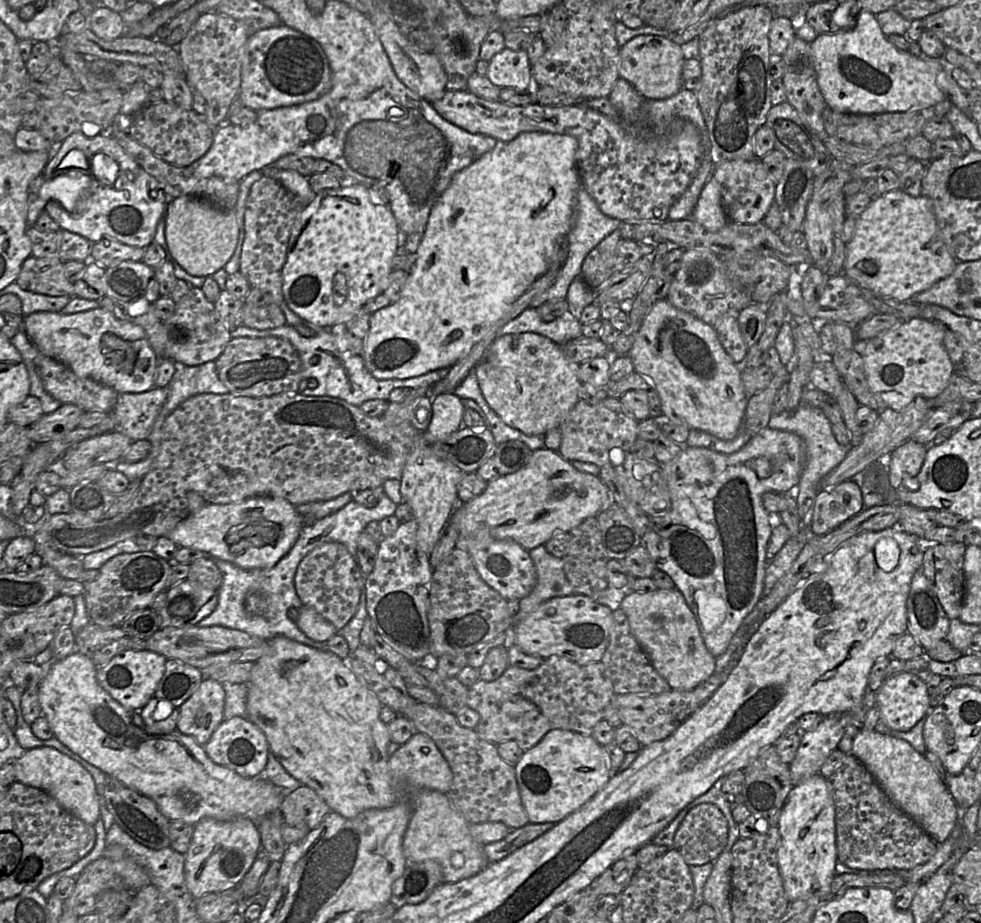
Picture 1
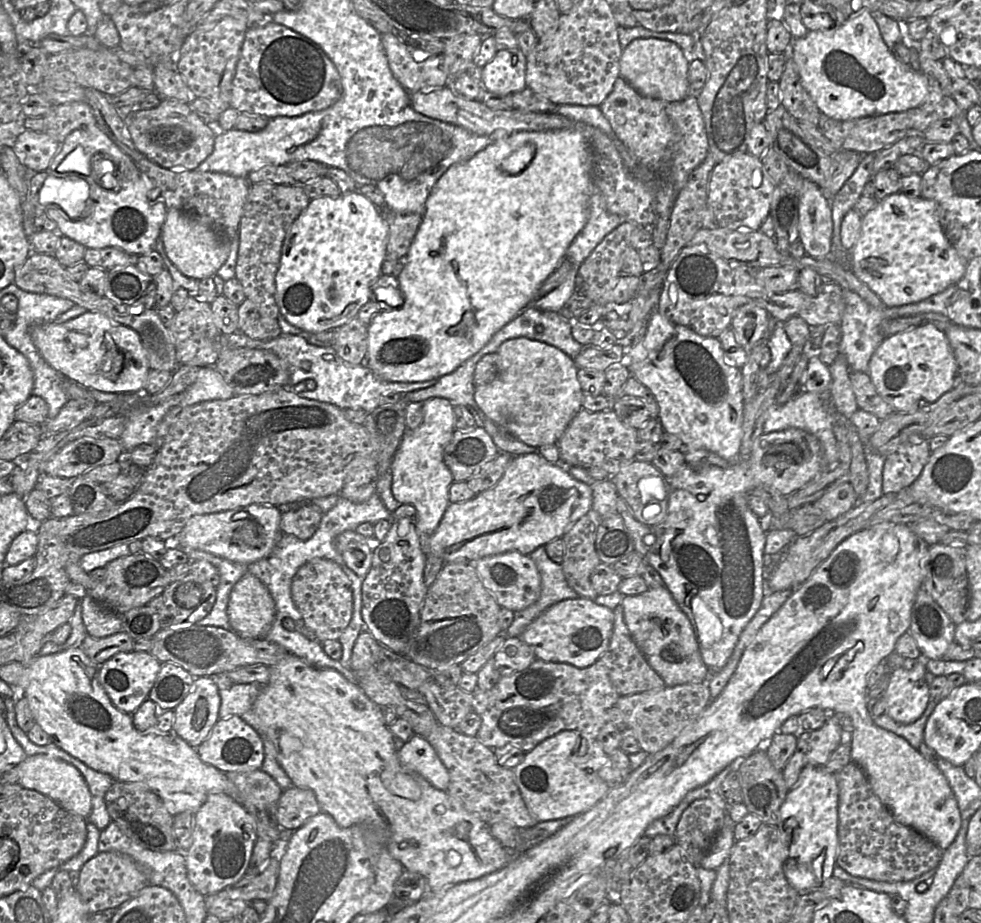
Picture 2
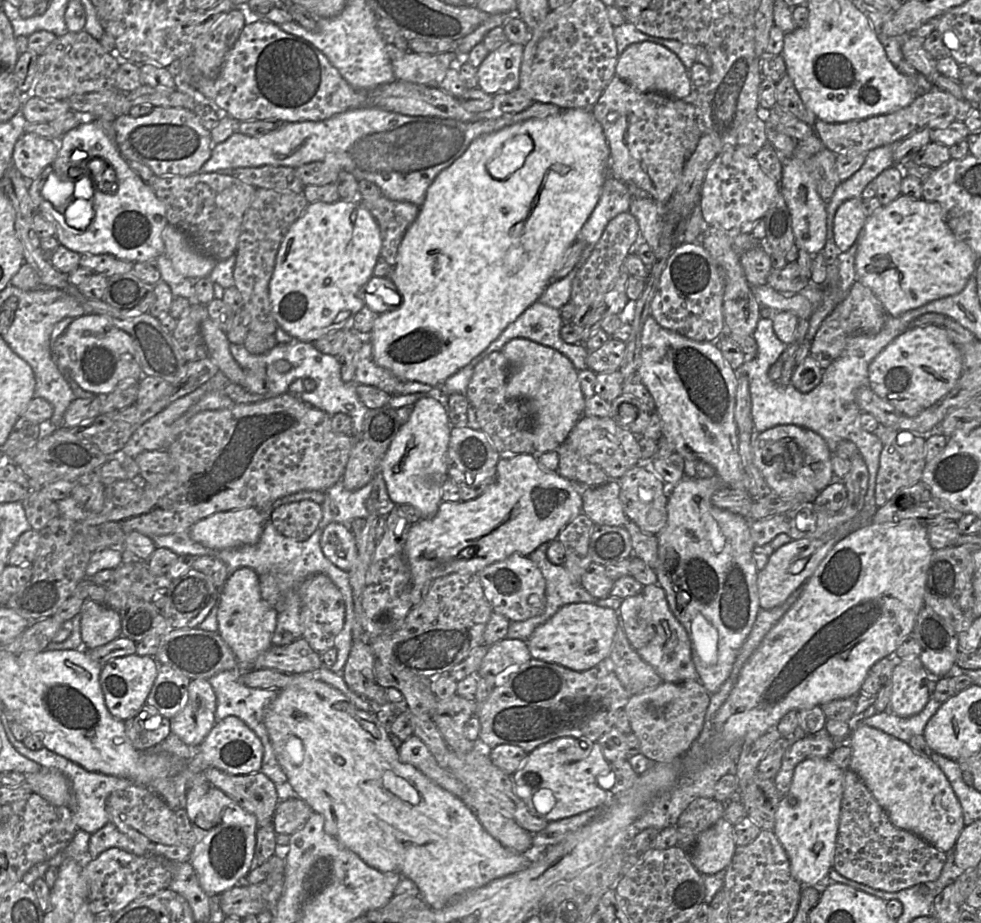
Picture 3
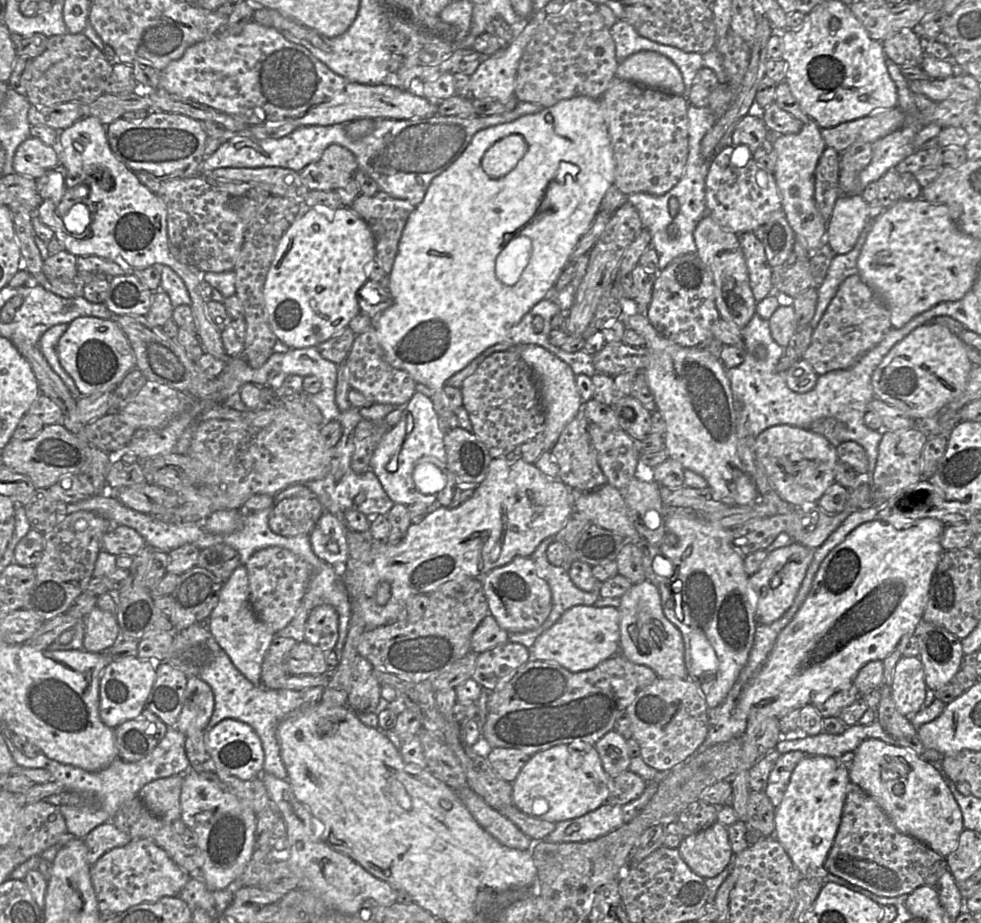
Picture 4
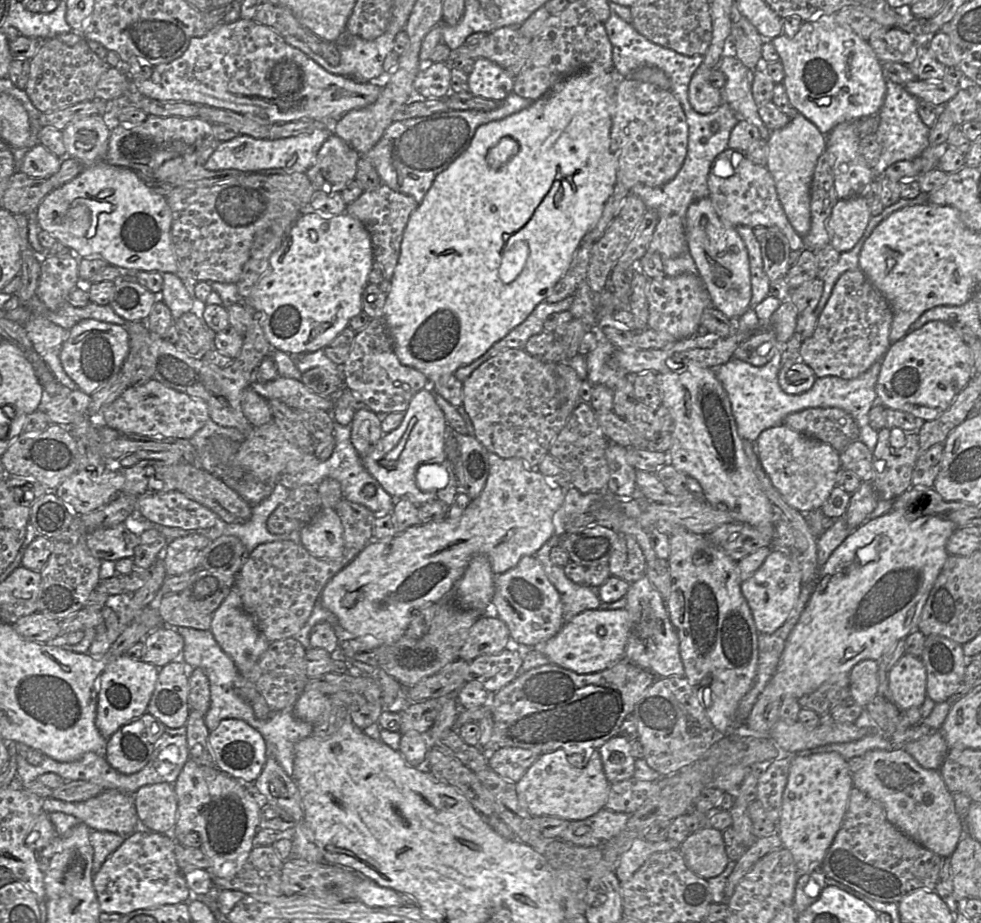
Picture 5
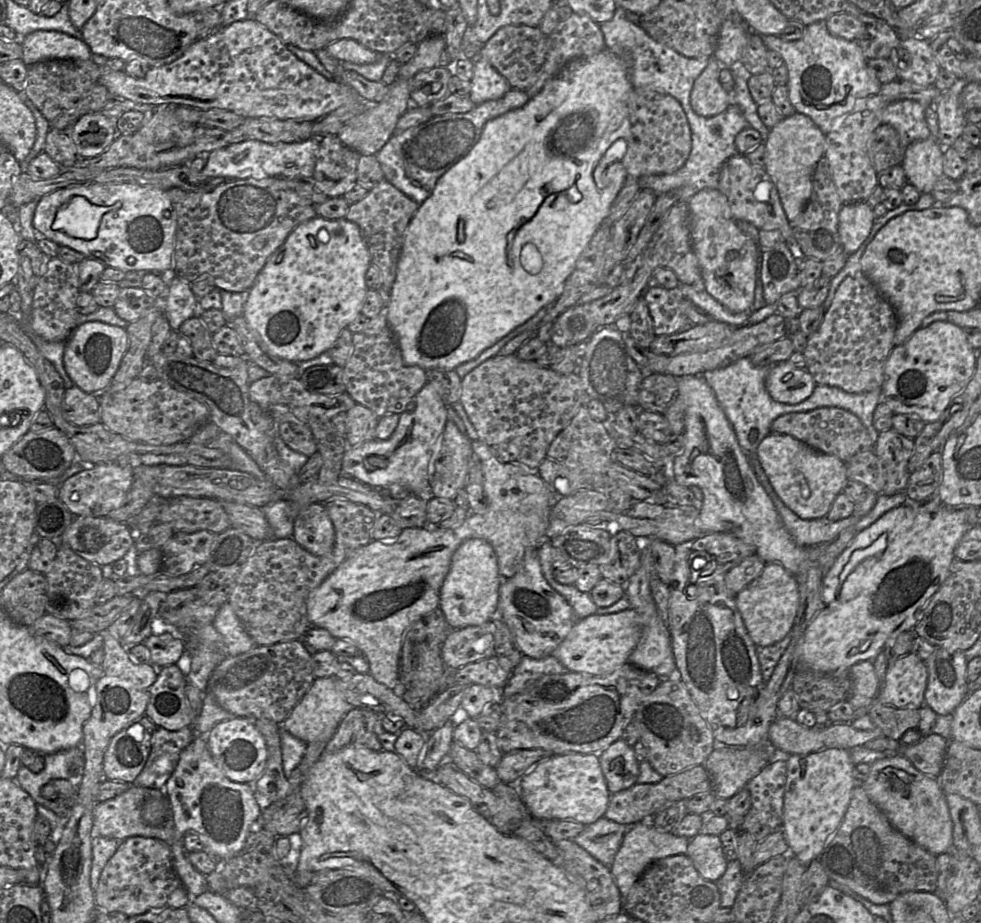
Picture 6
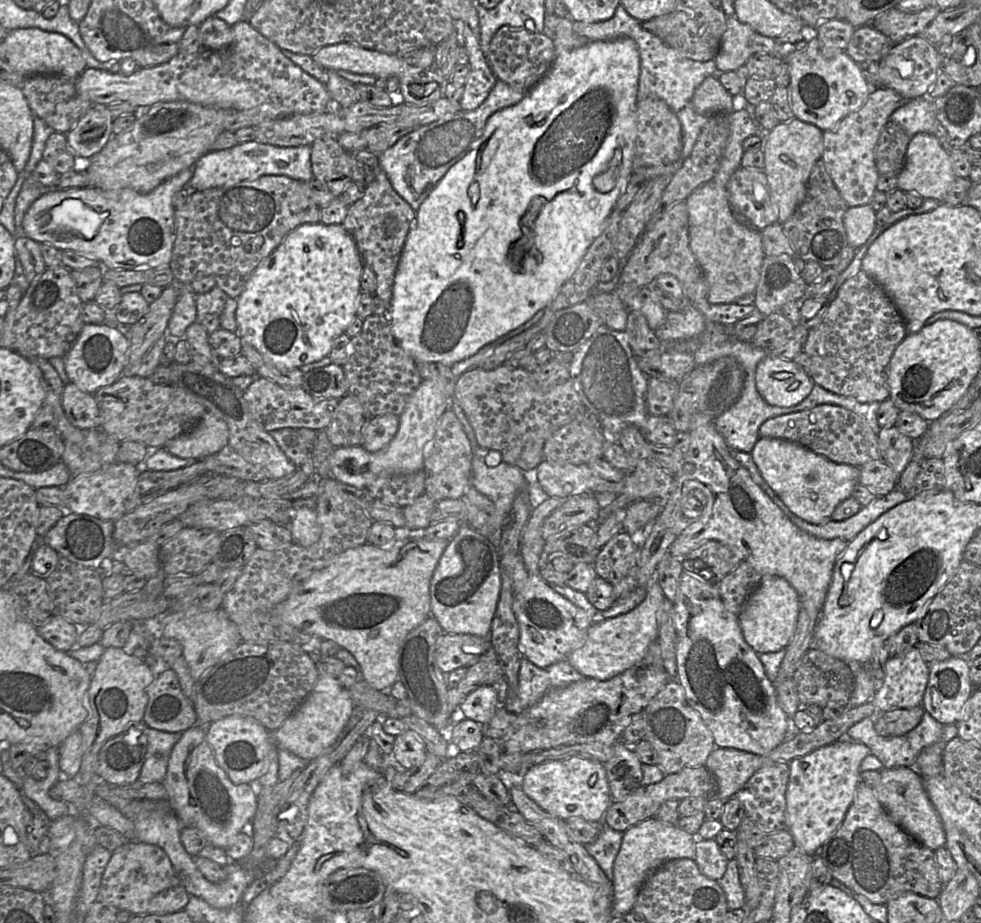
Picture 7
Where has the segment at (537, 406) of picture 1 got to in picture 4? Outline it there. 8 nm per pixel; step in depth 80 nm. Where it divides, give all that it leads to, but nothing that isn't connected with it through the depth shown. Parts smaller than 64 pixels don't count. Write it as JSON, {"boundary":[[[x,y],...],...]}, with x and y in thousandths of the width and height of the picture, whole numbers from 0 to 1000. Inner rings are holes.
{"boundary":[[[536,373],[520,378],[525,378],[545,405],[556,447],[556,489],[562,489],[575,464],[594,442],[594,434],[587,418],[586,405],[578,393],[551,375]]]}

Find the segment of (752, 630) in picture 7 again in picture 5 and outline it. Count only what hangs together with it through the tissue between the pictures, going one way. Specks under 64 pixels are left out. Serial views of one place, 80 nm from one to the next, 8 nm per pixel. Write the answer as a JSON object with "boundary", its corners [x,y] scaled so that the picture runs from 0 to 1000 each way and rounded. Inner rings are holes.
{"boundary":[[[787,595],[769,623],[756,631],[755,641],[764,655],[774,686],[787,687],[799,676],[815,645],[817,626],[817,618],[805,600],[797,595]]]}

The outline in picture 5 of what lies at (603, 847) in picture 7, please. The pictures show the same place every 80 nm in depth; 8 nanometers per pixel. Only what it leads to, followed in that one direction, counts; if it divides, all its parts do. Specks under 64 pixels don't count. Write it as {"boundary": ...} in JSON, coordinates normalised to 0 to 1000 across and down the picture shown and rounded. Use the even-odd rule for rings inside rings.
{"boundary":[[[614,875],[606,883],[581,889],[570,908],[588,917],[606,918],[628,906],[637,896],[642,882]]]}

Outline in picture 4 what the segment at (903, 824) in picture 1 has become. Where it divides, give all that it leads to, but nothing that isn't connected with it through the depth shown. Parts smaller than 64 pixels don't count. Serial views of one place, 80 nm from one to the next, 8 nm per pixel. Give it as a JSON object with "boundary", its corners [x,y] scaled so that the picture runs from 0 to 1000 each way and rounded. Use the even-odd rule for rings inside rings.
{"boundary":[[[866,846],[859,875],[858,887],[839,940],[846,947],[858,951],[894,971],[926,971],[939,960],[953,961],[966,943],[965,932],[935,909],[917,902],[893,868],[875,850]]]}

